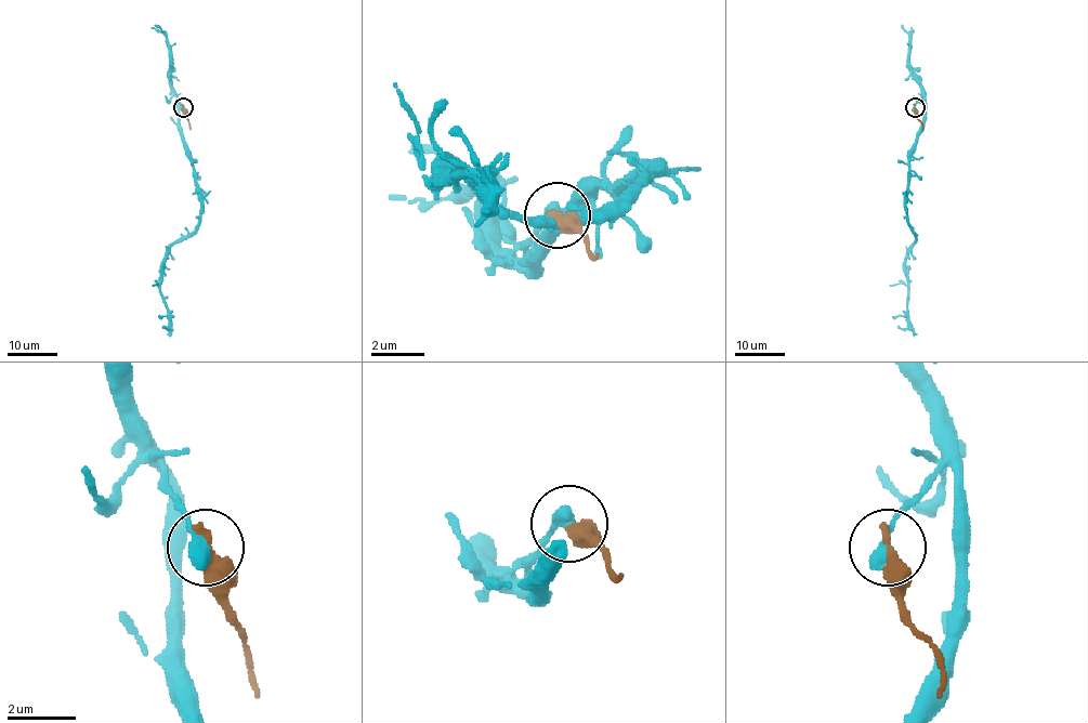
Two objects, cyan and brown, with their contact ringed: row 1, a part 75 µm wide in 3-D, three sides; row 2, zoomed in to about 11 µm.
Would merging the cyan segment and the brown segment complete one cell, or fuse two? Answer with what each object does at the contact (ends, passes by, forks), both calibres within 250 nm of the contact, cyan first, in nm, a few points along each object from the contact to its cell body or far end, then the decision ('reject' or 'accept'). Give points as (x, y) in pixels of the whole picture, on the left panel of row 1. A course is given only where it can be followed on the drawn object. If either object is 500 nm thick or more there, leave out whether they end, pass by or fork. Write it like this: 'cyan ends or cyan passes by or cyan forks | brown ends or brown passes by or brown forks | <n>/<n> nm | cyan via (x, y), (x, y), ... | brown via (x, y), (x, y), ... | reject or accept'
cyan ends | brown ends | 440/480 nm | cyan via (183, 108), (177, 96), (200, 220), (170, 247), (165, 259), (160, 294), (169, 327), (164, 327) | brown via (183, 108), (189, 129) | reject

